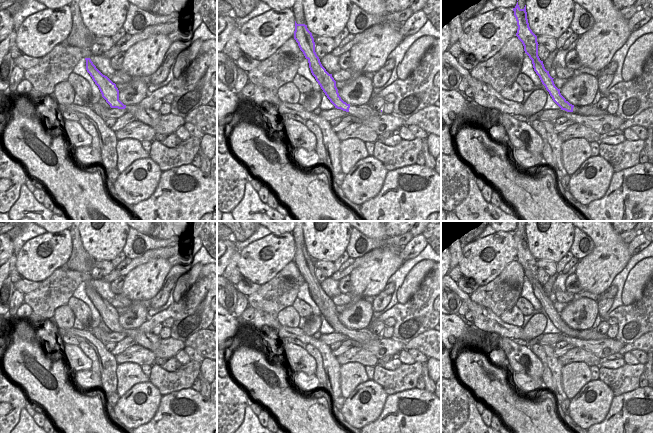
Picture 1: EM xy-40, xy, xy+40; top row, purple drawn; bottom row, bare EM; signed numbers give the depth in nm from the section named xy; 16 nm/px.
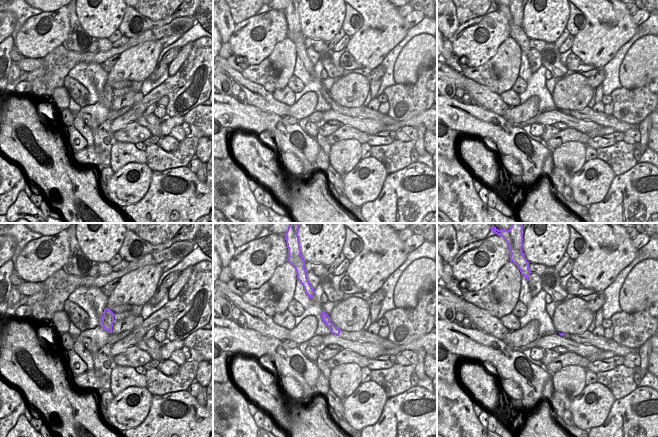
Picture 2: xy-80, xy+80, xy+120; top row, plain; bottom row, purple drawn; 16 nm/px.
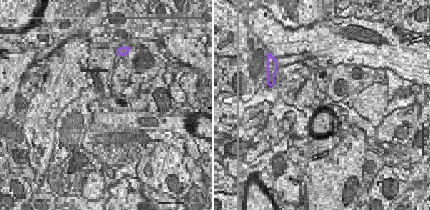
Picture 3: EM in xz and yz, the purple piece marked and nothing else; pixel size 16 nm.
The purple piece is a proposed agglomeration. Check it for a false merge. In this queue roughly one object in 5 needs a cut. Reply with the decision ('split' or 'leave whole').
split

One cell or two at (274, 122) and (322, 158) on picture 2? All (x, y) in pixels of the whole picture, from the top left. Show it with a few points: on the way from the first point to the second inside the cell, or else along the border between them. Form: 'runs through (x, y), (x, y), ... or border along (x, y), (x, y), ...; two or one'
border along (320, 147), (316, 158), (318, 172); two

